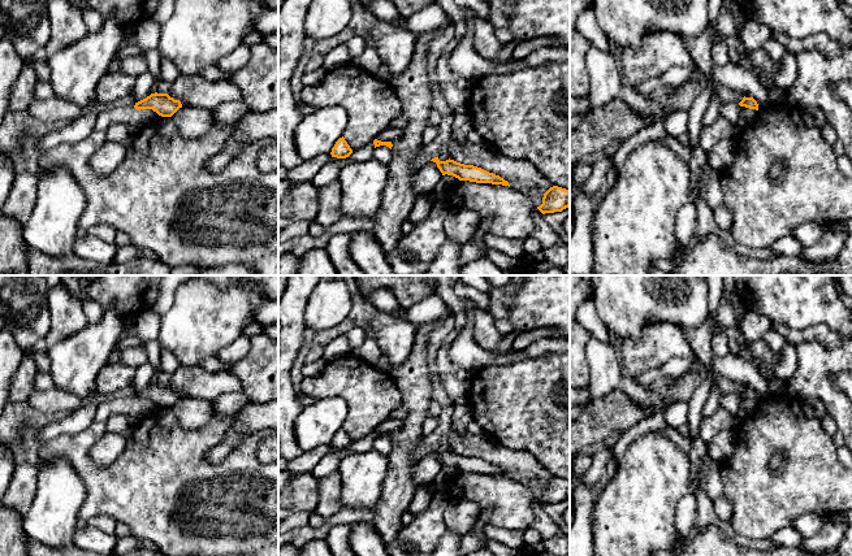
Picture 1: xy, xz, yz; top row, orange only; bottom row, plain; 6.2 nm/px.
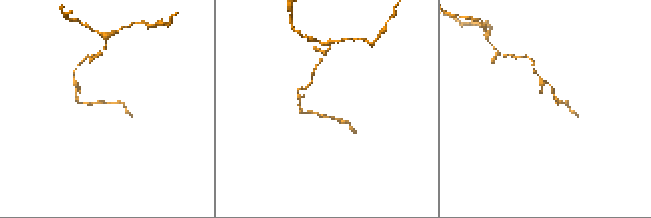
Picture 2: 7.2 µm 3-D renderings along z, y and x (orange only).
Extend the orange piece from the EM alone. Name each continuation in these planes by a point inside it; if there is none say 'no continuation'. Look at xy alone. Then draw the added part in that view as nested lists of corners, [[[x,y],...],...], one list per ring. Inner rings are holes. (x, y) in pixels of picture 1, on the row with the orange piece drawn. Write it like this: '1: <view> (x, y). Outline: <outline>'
no continuation

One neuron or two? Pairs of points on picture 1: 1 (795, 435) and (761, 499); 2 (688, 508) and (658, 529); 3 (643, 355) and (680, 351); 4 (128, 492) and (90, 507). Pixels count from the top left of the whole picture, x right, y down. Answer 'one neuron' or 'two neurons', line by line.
1: one neuron
2: two neurons
3: one neuron
4: one neuron

